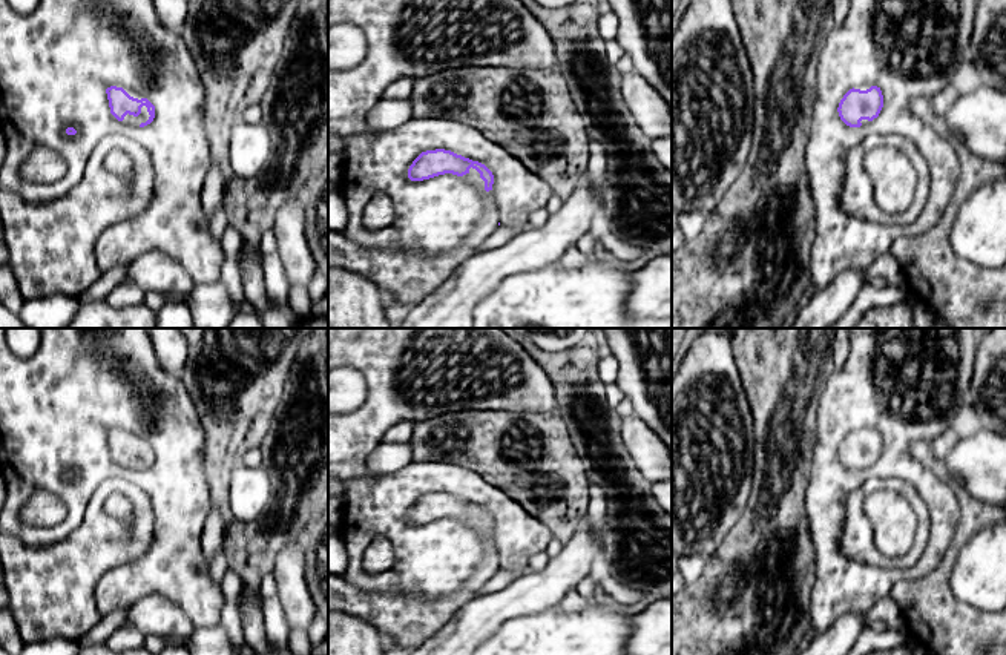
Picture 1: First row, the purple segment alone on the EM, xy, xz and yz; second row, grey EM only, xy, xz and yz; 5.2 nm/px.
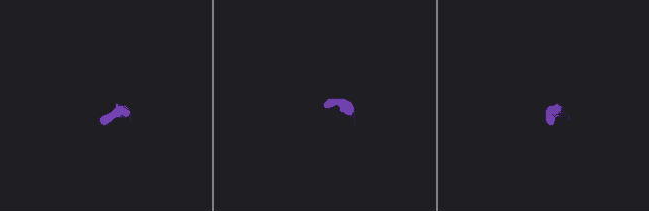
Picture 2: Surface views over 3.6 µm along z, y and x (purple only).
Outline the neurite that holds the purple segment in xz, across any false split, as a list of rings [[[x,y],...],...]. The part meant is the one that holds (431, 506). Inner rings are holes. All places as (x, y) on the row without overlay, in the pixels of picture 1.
[[[436,492],[422,495],[408,512],[411,525],[445,517],[462,520],[483,541],[482,560],[459,591],[437,598],[405,592],[367,592],[342,575],[328,574],[328,611],[356,617],[405,649],[414,650],[434,637],[498,571],[498,554],[492,541],[494,518],[485,508],[451,494]]]

